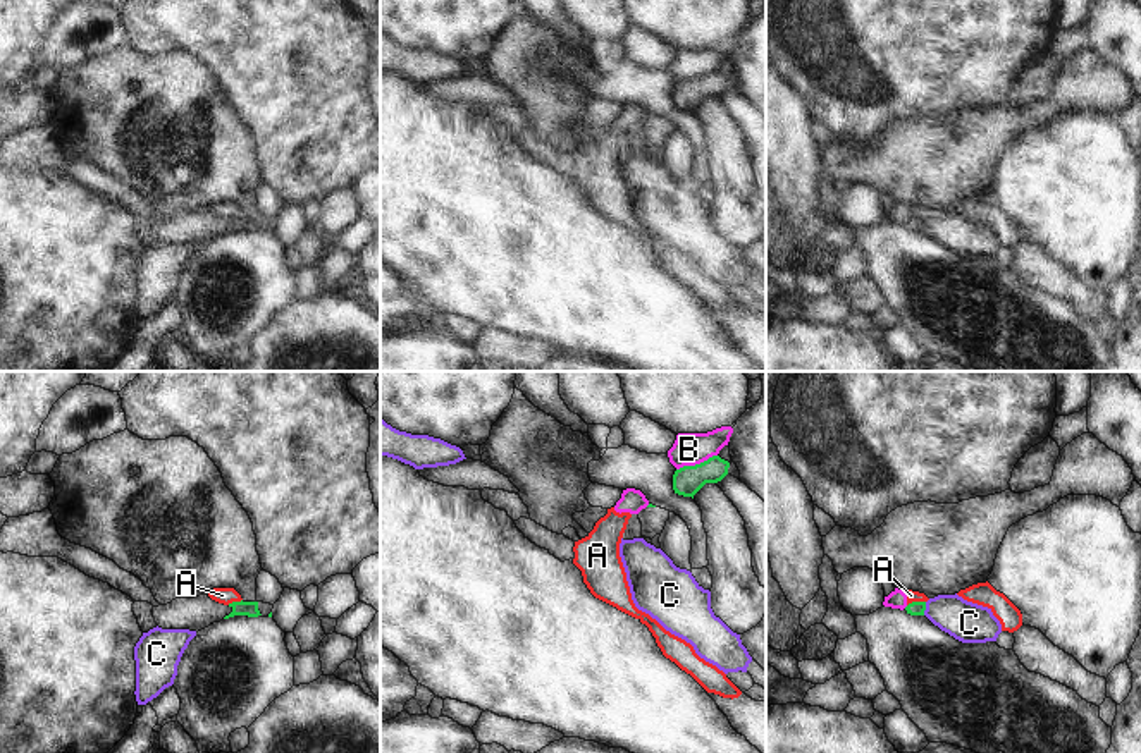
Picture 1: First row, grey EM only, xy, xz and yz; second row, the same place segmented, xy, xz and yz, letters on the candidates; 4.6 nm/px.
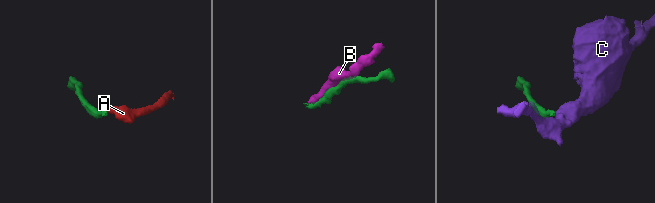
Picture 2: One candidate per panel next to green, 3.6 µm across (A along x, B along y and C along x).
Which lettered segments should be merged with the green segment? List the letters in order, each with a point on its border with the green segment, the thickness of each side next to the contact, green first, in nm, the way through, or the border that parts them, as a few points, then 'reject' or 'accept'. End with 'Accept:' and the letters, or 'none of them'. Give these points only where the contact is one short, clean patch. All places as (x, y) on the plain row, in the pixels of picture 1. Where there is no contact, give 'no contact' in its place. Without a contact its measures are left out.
A: yz (916, 217) | 60/50 nm | along yz (925, 215), (914, 215), (907, 220) | reject
B: xz (696, 79) | 140/160 nm | reject
C: yz (925, 224) | 60/190 nm | along yz (926, 217), (923, 229) | reject
Accept: none of them

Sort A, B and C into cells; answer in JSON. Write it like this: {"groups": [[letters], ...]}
{"groups": [["A", "B"], ["C"]]}

